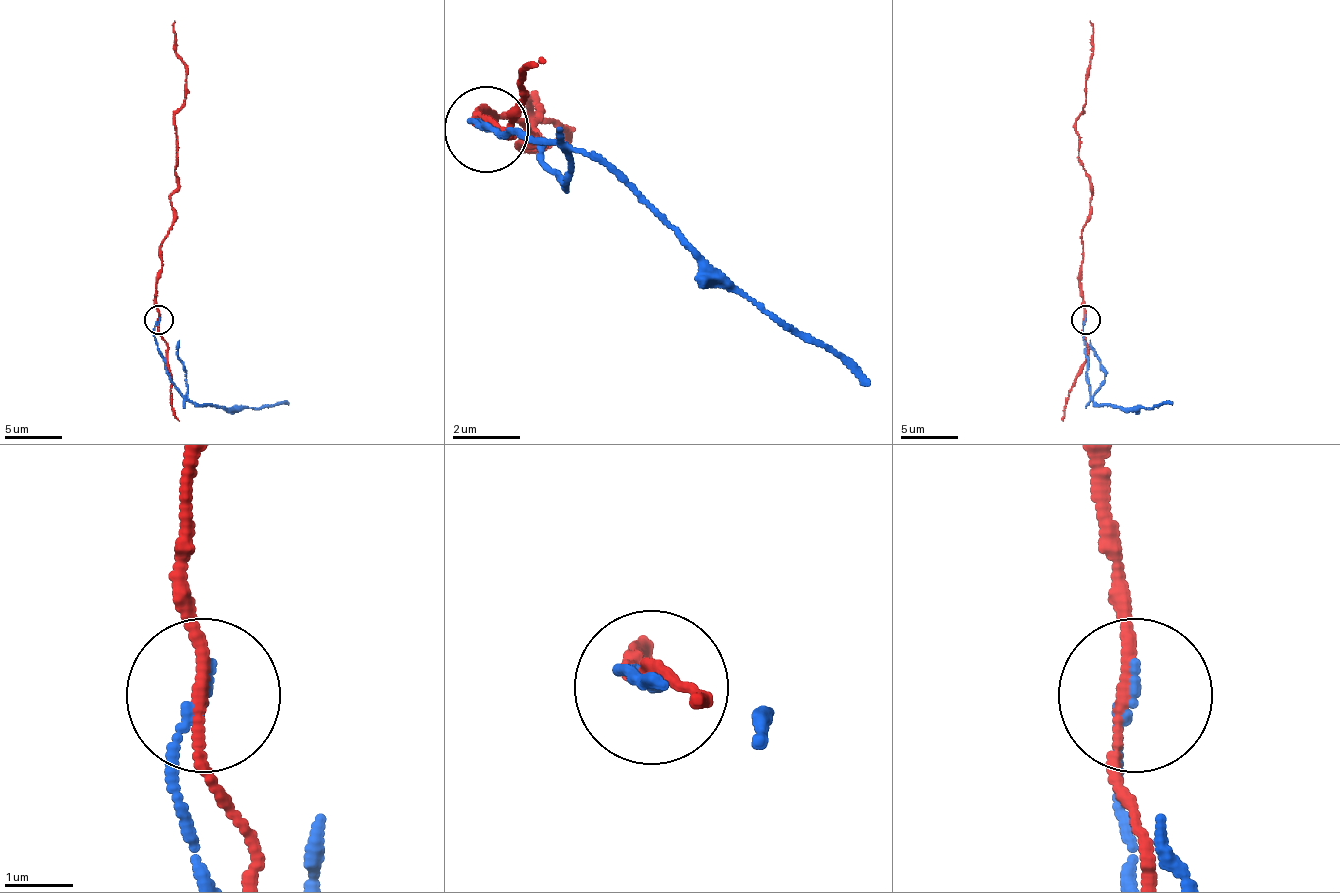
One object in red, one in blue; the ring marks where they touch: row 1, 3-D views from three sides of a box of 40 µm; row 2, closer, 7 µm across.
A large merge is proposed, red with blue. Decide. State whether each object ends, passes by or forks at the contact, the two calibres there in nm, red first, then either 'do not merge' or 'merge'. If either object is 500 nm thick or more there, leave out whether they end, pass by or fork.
red passes by; blue ends there; 150 nm thick on the red side, 150 nm on the other; do not merge

